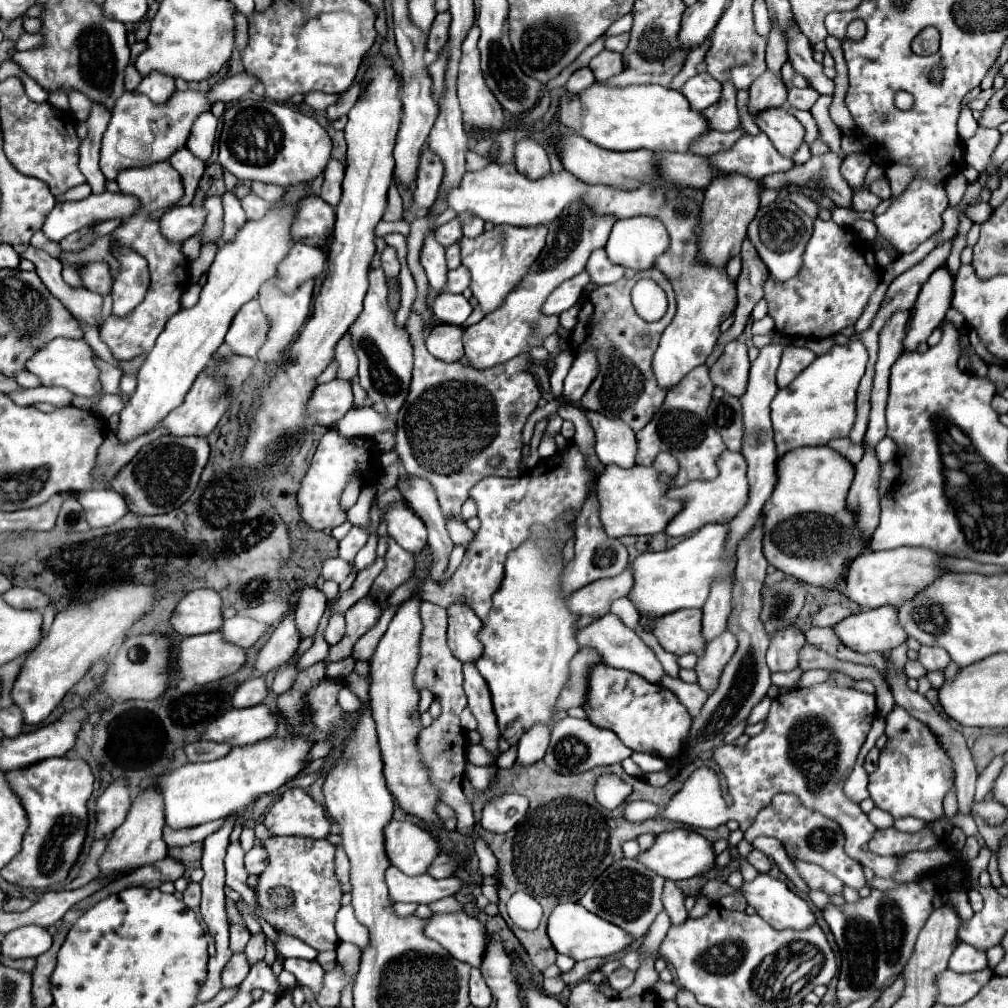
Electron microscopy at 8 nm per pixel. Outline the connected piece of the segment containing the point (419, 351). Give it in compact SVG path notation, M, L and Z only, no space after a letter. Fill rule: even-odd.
M409 313L405 321L405 329L411 339L415 367L413 367L413 377L409 385L409 395L403 403L403 409L397 413L395 453L399 455L405 471L411 471L413 475L423 475L433 483L445 517L461 519L461 505L469 497L469 491L475 487L475 483L479 483L489 475L519 477L523 473L521 431L527 417L533 413L533 409L537 407L537 401L541 399L541 389L537 387L537 381L529 373L531 355L519 355L503 363L503 367L493 367L491 371L475 371L469 365L439 361L425 349L421 315ZM491 457L501 457L499 467L489 465Z

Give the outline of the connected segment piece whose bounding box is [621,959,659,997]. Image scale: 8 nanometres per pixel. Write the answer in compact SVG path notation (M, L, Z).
M647 959L647 961L641 965L641 969L637 971L637 975L635 975L635 983L633 983L625 993L621 993L621 997L641 995L643 991L651 989L651 987L657 983L657 979L659 979L659 975L657 975L657 971L655 971L655 967L653 967L653 961Z

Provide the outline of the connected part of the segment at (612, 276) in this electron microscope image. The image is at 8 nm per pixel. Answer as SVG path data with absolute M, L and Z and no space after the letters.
M597 249L589 257L587 273L589 273L593 285L607 285L607 283L619 281L619 277L623 277L625 269L615 265L615 263L611 263L609 257L605 255L605 249Z

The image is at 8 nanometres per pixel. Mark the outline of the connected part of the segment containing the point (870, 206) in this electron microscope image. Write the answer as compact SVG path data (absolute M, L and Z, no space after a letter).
M857 191L853 195L853 209L855 211L873 211L879 203L881 203L881 199L877 195L873 195L871 191Z

